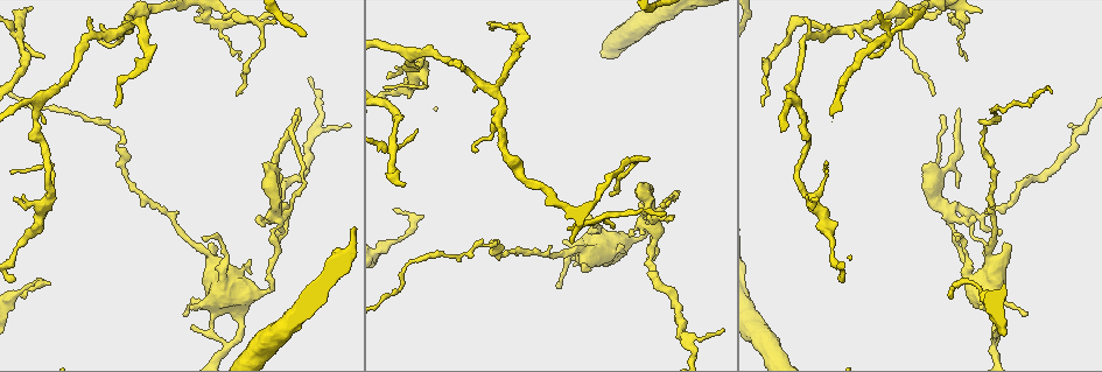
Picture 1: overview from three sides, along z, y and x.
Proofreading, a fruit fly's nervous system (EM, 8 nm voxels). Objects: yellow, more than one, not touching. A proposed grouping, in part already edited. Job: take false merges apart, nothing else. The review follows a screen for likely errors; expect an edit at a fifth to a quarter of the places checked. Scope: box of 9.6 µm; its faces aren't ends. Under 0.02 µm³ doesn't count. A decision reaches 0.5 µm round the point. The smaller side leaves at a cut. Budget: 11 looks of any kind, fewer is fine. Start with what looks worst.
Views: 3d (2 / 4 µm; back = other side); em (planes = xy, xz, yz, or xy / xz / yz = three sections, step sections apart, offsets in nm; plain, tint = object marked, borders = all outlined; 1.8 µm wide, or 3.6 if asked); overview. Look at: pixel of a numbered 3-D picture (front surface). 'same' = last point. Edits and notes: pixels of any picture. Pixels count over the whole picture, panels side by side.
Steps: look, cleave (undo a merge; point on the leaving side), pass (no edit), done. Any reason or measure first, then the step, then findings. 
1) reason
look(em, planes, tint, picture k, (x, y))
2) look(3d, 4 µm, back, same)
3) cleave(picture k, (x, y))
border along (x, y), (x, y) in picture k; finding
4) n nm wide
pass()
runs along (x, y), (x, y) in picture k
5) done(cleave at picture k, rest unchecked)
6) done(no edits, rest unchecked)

two arms in line, one across
look(3d, 4 µm, picture 1, (20, 31))

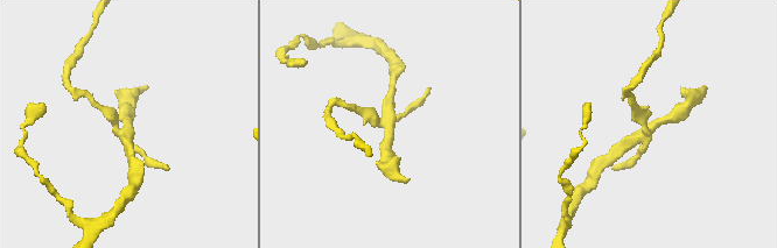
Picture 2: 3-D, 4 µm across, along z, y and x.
look(em, planes, tint, picture 2, (651, 127))

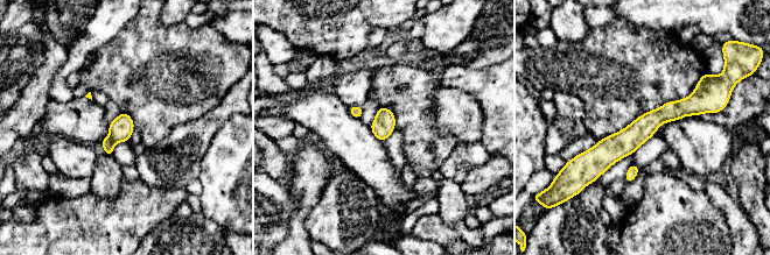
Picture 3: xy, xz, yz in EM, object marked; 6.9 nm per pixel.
160 nm wide
cleave(picture 3, (107, 143))
border along (109, 136), (114, 142) in picture 3; two neurons meet here

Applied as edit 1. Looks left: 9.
look(overview)

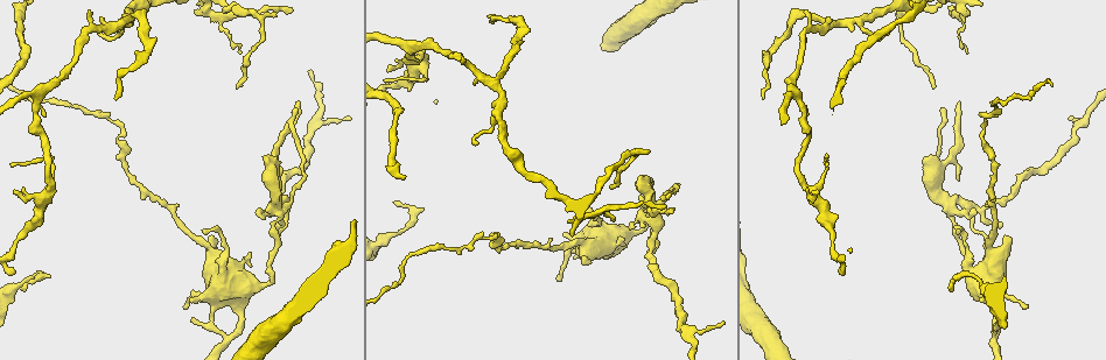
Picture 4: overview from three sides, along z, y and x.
three arms meet
look(em, planes, tint, picture 4, (581, 215))

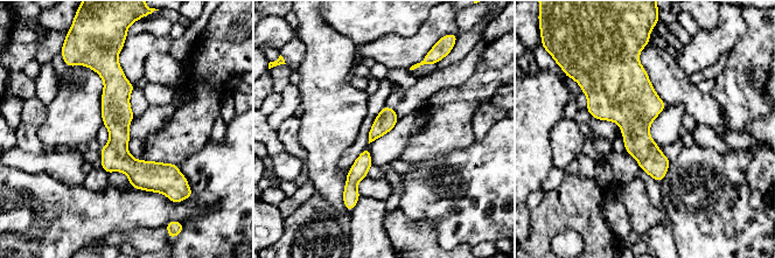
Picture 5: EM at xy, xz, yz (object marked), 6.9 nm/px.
140 nm wide
pass()
one neuron here

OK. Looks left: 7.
sudden change in width
look(em, planes, tint, picture 4, (211, 325))

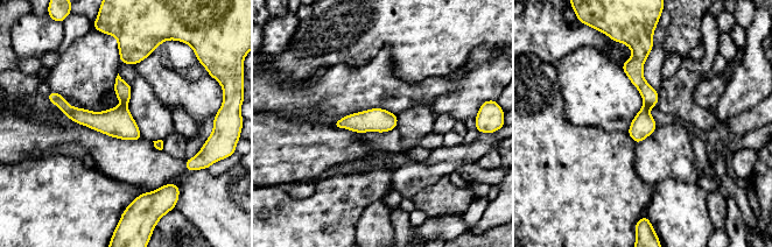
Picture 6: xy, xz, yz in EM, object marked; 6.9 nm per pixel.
pass()
all the same neuron

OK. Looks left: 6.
calibre changes
look(em, planes, borders, picture 4, (382, 240))

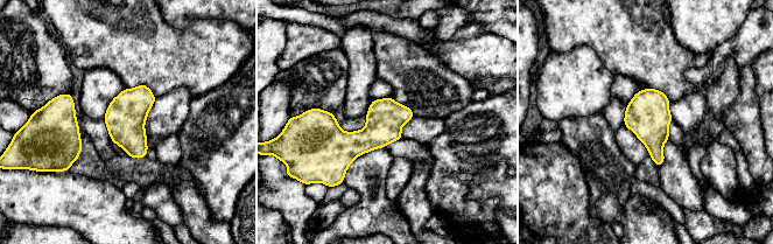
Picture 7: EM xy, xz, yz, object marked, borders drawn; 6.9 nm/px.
pass()
one neuron here

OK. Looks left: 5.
abrupt turn
look(3d, 2 µm, picture 4, (628, 151))

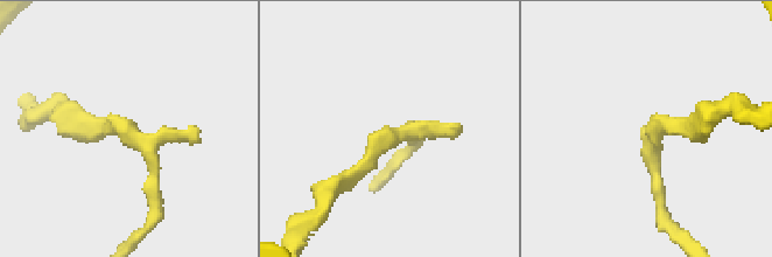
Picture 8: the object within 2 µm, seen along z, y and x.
look(em, xz, step 16, tint, picture 8, (133, 131))

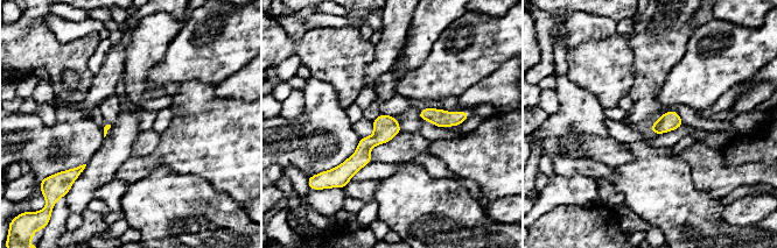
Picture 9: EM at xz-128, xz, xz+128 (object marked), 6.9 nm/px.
another direction
look(em, planes, tint, same)

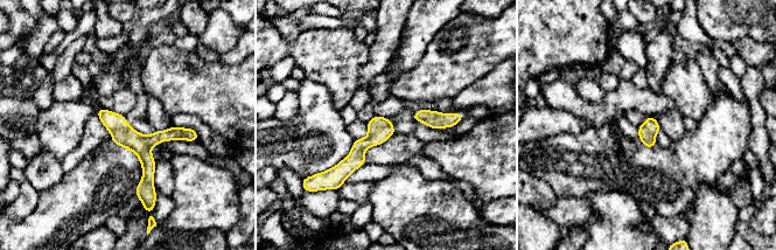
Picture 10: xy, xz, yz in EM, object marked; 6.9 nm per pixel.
130 nm wide
pass()
one neuron here

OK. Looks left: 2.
done(cleave at picture 3, rest unchecked)

